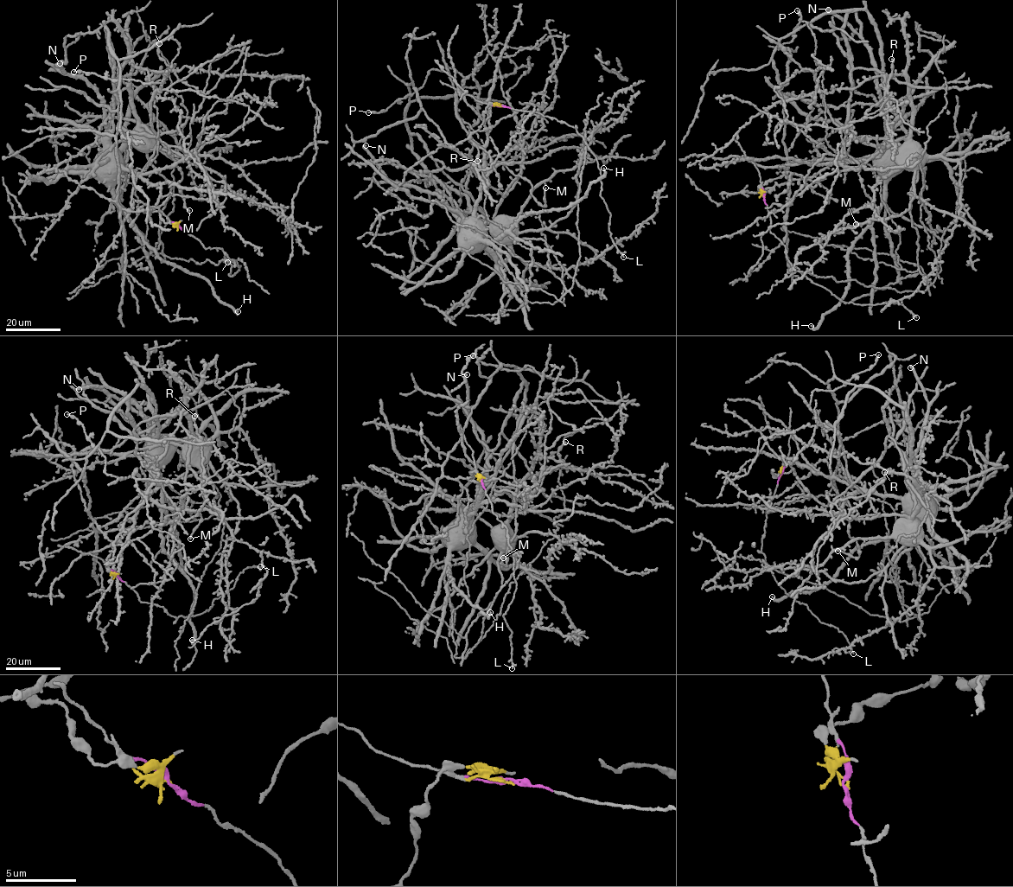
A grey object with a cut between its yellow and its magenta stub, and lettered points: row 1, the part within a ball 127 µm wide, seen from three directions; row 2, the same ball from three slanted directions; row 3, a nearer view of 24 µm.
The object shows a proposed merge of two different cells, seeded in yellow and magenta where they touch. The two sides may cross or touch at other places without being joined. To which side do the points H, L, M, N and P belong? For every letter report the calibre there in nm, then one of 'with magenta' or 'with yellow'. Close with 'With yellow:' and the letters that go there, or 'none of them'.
H: 240 nm thick; with yellow
L: 180 nm thick; with magenta
M: 240 nm thick; with yellow
N: 170 nm thick; with yellow
P: 220 nm thick; with yellow
With yellow: H, M, N, P

